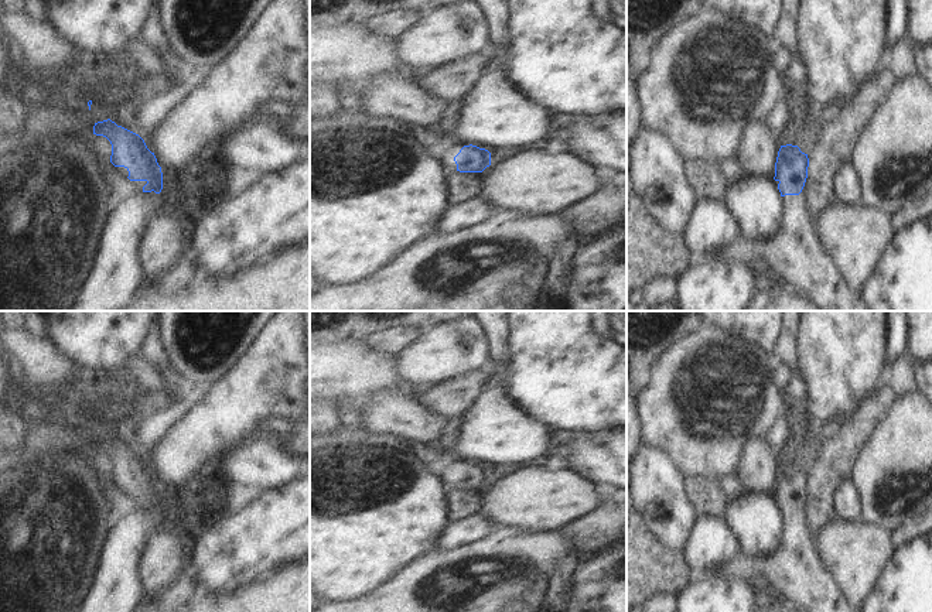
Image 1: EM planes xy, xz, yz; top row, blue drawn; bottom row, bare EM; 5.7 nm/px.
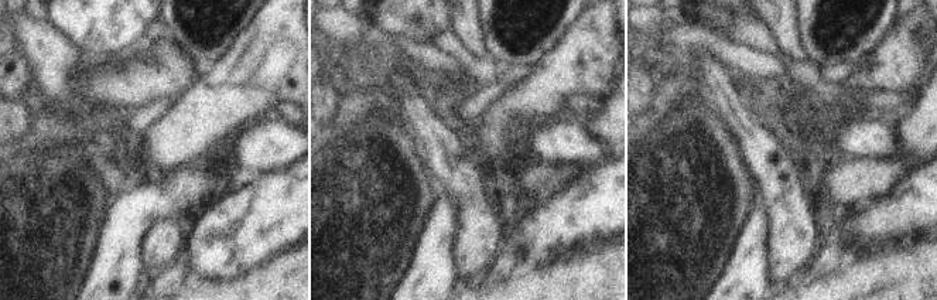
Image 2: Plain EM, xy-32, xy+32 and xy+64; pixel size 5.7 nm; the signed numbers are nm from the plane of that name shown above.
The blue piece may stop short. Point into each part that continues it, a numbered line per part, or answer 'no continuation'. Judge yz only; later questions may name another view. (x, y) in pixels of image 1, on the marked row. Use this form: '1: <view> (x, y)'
1: yz (796, 256)

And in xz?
1: xz (447, 159)

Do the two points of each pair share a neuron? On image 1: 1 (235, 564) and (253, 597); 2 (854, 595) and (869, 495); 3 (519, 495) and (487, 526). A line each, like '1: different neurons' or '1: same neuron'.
1: different neurons
2: different neurons
3: different neurons

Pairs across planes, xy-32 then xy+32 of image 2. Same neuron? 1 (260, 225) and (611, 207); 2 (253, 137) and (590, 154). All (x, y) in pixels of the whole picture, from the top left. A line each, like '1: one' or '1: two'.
1: one
2: one

